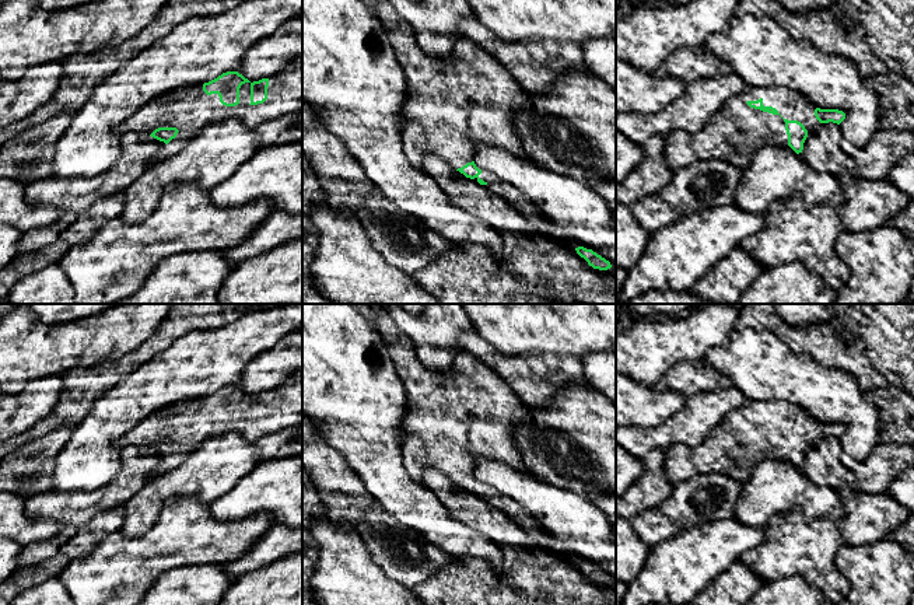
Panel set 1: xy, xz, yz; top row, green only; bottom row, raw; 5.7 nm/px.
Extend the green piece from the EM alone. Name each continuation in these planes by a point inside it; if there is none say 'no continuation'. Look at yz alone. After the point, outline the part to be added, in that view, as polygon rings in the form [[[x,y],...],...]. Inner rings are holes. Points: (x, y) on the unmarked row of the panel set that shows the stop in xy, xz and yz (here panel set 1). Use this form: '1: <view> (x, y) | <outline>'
1: yz (735, 446) | [[[746,401],[746,403],[729,412],[722,422],[714,427],[708,436],[696,447],[686,448],[676,444],[666,451],[665,473],[675,486],[682,480],[704,473],[724,473],[735,480],[745,483],[754,465],[763,459],[782,462],[788,459],[785,433],[801,436],[808,447],[817,443],[822,437],[815,430],[815,420],[799,406],[787,401]],[[763,413],[764,420],[773,420],[777,429],[750,422],[747,415]]]

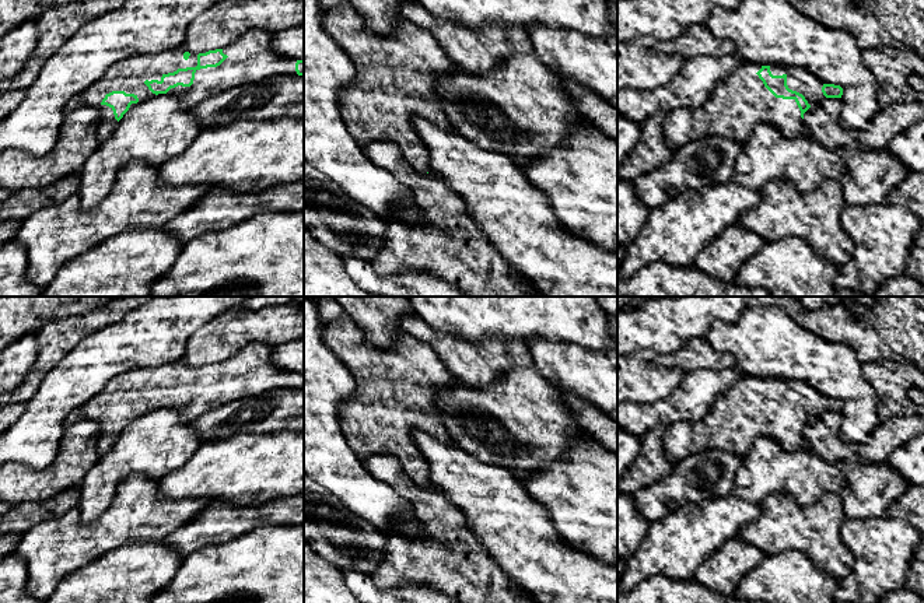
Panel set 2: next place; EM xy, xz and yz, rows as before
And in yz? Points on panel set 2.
1: yz (800, 393) | [[[781,378],[769,379],[773,389],[785,388],[788,402],[802,407],[811,420],[826,413],[822,406],[822,400],[826,396],[815,390],[808,383]]]
2: yz (738, 416) | [[[742,376],[714,400],[700,421],[665,427],[666,456],[678,463],[704,449],[724,449],[743,457],[760,437],[773,438],[784,449],[808,448],[795,413],[776,411],[756,388],[760,382]]]

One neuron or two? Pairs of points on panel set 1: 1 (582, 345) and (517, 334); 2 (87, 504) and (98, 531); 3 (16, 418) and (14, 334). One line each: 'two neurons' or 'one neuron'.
1: one neuron
2: two neurons
3: two neurons

